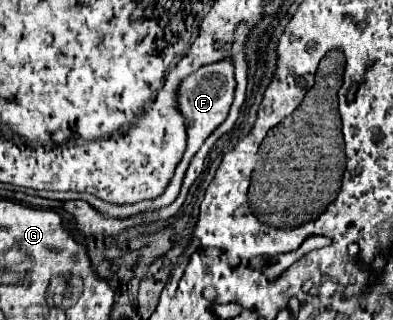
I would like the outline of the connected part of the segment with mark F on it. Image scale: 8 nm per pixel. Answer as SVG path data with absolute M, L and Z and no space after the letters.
M221 59L219 63L203 65L201 69L197 69L195 73L191 73L187 79L183 79L183 83L179 85L179 109L183 111L185 121L187 121L189 141L187 141L187 151L185 151L181 163L177 165L175 175L173 175L171 183L167 185L165 195L161 199L157 197L155 201L142 201L137 203L137 205L111 205L111 203L105 203L105 201L97 199L95 195L89 195L89 193L57 193L57 201L81 199L81 201L87 201L95 211L99 211L99 213L103 213L103 215L107 215L111 219L125 219L125 217L131 217L131 215L149 210L163 209L163 207L171 205L173 199L179 195L179 189L181 189L181 183L183 183L185 171L187 171L193 155L199 151L199 147L203 145L203 141L227 119L229 107L233 103L233 95L235 95L235 67L233 67L233 61L231 59Z

